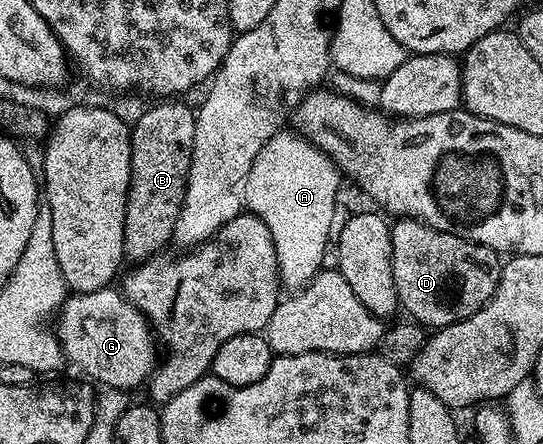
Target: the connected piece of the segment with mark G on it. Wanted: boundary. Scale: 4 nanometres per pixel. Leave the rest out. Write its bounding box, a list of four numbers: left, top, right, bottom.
[57,286,157,389]

